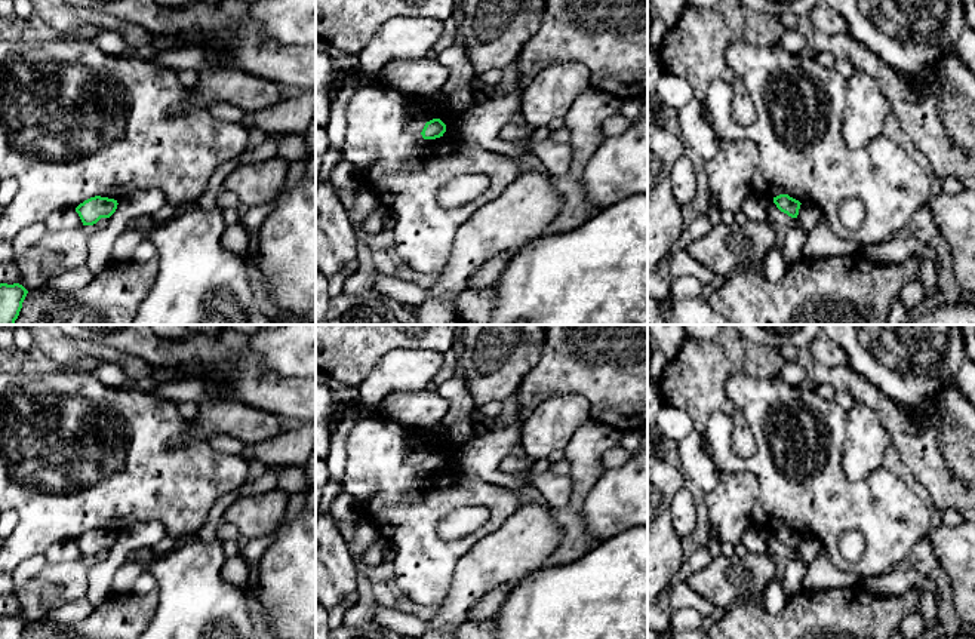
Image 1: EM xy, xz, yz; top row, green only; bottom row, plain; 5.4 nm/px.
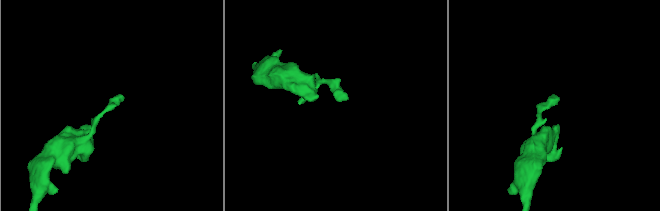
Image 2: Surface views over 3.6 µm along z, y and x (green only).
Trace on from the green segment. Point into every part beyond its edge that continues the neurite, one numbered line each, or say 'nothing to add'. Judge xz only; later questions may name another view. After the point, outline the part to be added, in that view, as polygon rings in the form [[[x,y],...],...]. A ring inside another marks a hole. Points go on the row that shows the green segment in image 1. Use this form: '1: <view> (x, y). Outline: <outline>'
nothing to add

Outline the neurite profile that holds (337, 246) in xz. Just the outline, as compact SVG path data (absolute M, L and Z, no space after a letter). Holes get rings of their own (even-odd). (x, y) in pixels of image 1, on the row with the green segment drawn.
M320 182L316 187L316 268L330 280L350 264L359 265L353 224L336 191Z

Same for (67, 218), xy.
M74 208L53 211L43 222L47 231L64 231L83 227Z

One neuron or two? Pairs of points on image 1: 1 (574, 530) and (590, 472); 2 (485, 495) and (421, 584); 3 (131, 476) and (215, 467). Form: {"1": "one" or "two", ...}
{"1": "one", "2": "one", "3": "one"}

